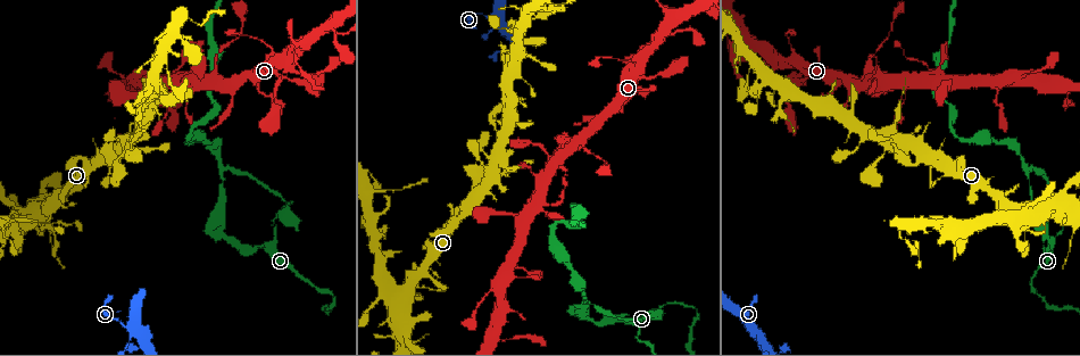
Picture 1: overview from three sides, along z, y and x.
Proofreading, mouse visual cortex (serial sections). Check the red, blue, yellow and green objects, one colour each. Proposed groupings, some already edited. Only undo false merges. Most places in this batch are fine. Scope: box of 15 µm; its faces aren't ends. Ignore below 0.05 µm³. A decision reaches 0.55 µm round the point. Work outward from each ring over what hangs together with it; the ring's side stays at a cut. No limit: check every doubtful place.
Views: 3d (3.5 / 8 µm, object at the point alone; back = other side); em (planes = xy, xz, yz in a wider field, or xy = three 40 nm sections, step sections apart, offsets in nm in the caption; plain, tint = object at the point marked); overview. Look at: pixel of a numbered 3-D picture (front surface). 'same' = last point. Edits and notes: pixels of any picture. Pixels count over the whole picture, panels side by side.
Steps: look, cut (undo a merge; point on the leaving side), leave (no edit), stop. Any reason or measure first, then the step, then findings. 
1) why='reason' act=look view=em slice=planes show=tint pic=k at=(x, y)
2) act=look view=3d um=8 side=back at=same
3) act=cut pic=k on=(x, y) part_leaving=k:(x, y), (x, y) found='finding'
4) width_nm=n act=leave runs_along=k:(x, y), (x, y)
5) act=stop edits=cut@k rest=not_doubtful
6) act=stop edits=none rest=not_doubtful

why='looks like a crossing' act=look view=em slice=xy step=1 show=tint pic=1 at=(751, 328)

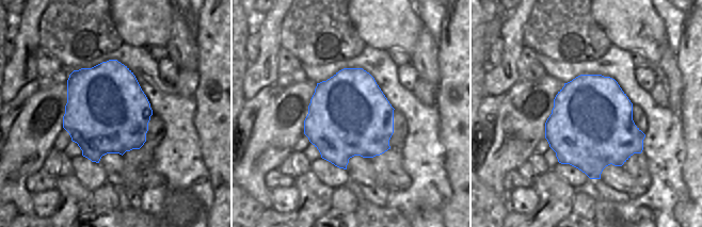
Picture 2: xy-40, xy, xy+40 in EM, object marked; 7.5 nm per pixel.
act=look view=3d um=3.5 at=same

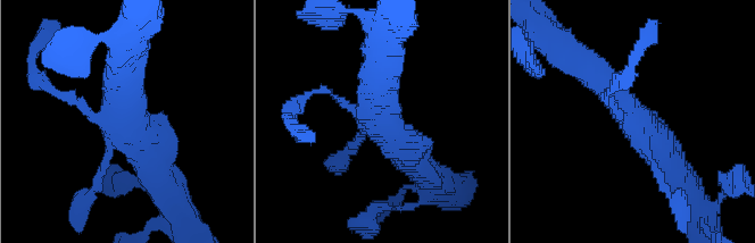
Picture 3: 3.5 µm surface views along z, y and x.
width_nm=600 act=leave runs_along=3:(49, 86), (130, 127), (154, 166) found='all the same cell'

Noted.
why='calibre changes' act=look view=3d um=8 pic=1 at=(215, 64)

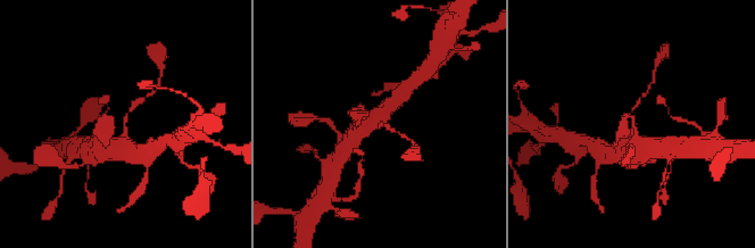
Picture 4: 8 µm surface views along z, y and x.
why='closer look' act=look view=3d um=3.5 pic=4 at=(379, 126)

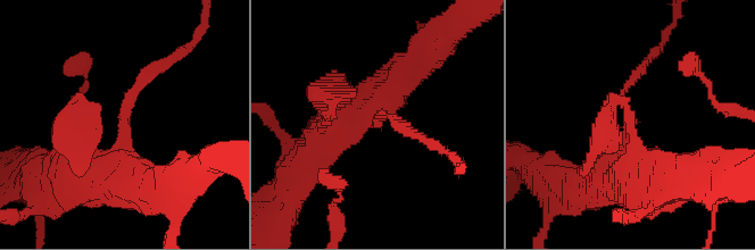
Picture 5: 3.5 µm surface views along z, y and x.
arm_widths_nm=150,400 why='shape alone is not enough' act=look view=em slice=xy step=2 show=tint pic=5 at=(124, 119)

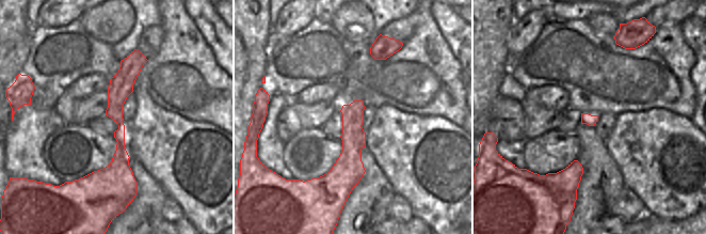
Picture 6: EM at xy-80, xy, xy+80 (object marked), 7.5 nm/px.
width_nm=180 act=leave runs_along=5:(595, 185), (628, 148), (624, 91), (645, 64) found='one cell here'

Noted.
why='a narrow waist' act=look view=3d um=8 pic=1 at=(622, 321)

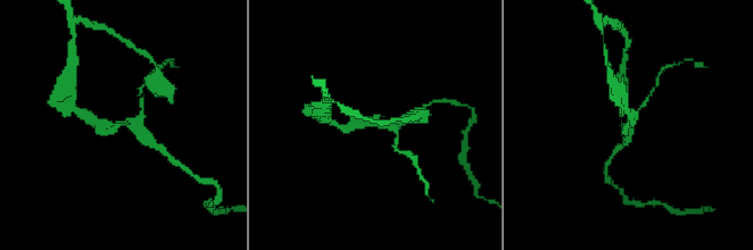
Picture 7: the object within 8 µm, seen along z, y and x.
why='now the EM' act=look view=em slice=planes show=tint pic=7 at=(375, 125)

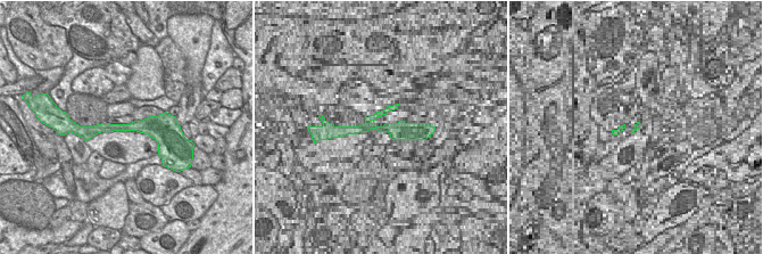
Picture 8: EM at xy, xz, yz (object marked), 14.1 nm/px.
act=leave runs_along=8:(163, 124), (99, 128), (90, 131) found='all the same cell'

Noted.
why='abrupt turn' act=look view=3d um=8 pic=1 at=(1026, 171)

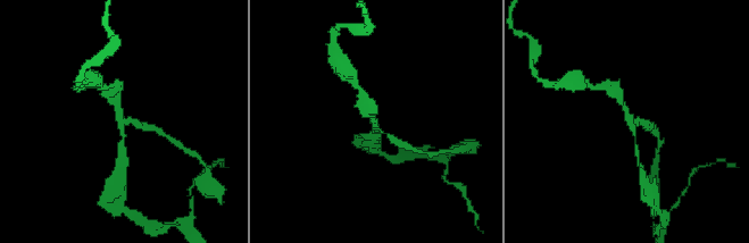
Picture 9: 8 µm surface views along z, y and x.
why='closer look' act=look view=3d um=3.5 pic=9 at=(375, 129)

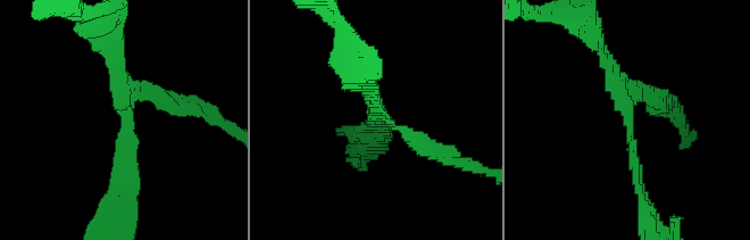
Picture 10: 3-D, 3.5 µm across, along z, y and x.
why='need the tissue' act=look view=em slice=xy step=5 show=tint pic=10 at=(378, 110)

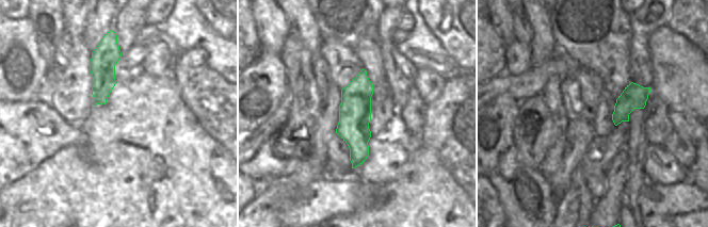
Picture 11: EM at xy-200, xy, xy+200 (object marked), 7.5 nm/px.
width_nm=240 act=leave runs_along=10:(635, 178), (627, 107), (594, 38) found='one cell here'

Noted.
act=stop edits=none rest=not_doubtful

